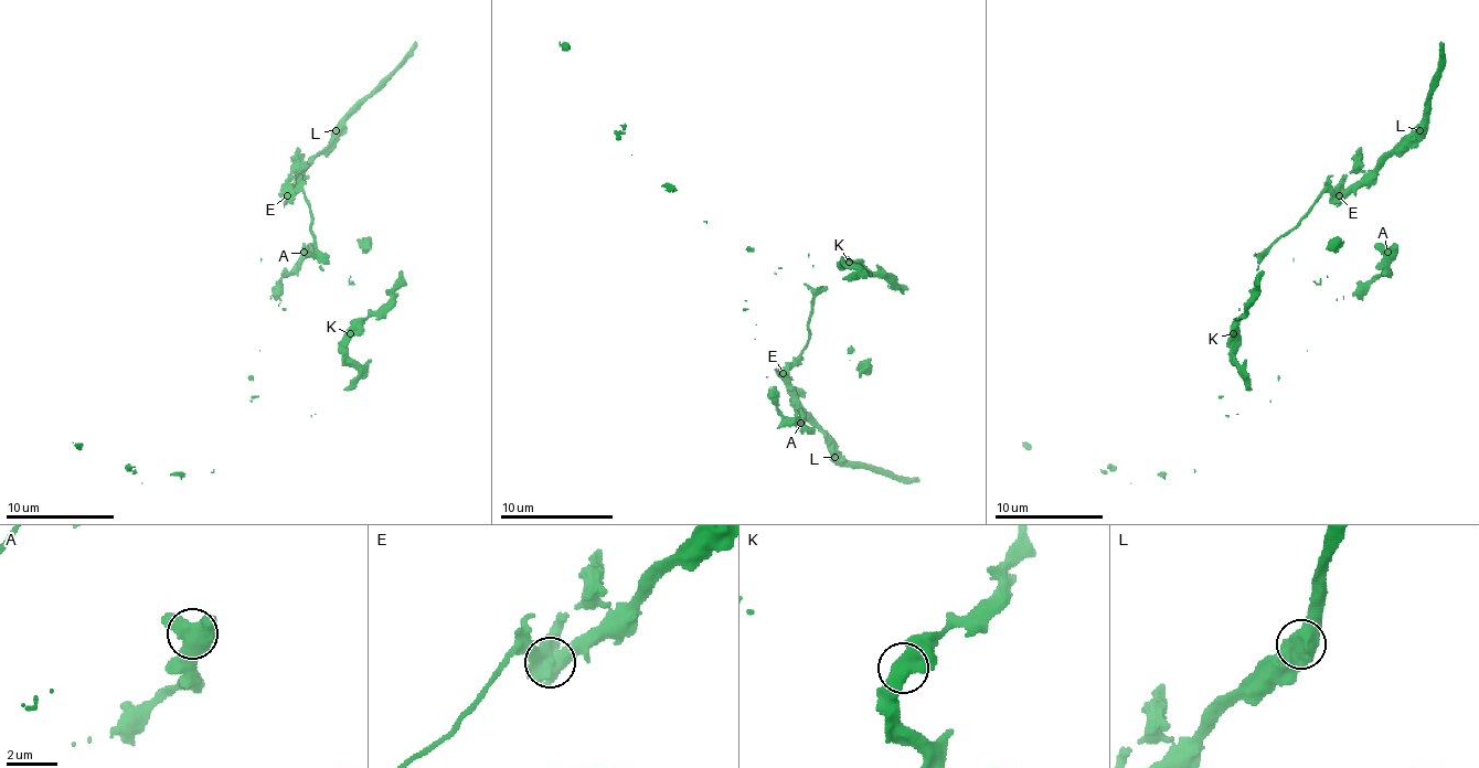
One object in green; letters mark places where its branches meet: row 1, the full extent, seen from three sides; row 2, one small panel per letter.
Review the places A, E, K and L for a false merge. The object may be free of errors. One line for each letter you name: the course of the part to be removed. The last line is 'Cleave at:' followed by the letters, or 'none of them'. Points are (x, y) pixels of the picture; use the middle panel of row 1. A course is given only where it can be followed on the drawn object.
E: foreign part runs (784, 372), (800, 358), (809, 338), (812, 296), (820, 287)
Cleave at: E

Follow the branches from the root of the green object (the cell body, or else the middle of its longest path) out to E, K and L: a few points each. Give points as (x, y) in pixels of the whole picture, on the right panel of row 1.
E: (1233, 360), (1233, 328), (1257, 270), (1257, 260), (1300, 220), (1325, 190), (1333, 190), (1339, 195)
K: (1233, 360), (1233, 333)
L: (1233, 360), (1233, 328), (1257, 270), (1257, 260), (1328, 190), (1349, 173), (1371, 171), (1419, 130)

